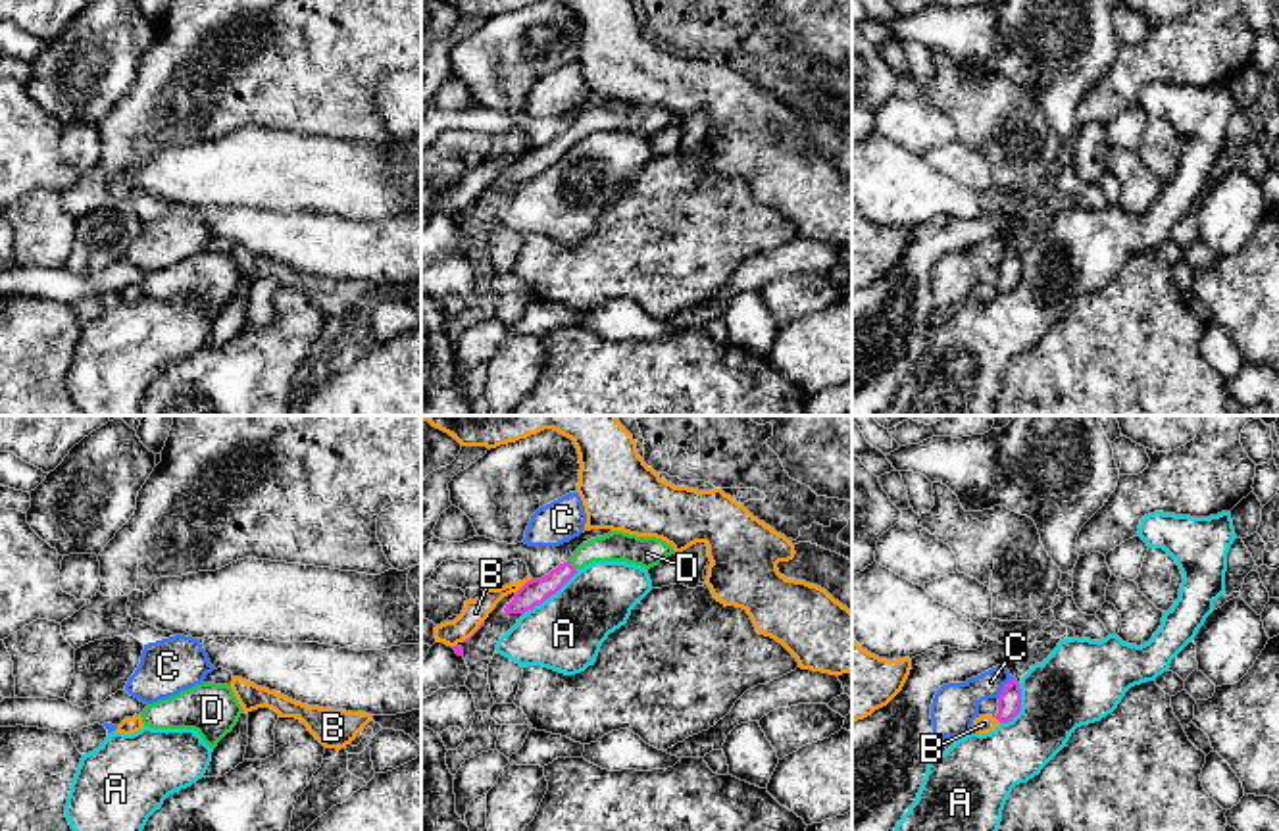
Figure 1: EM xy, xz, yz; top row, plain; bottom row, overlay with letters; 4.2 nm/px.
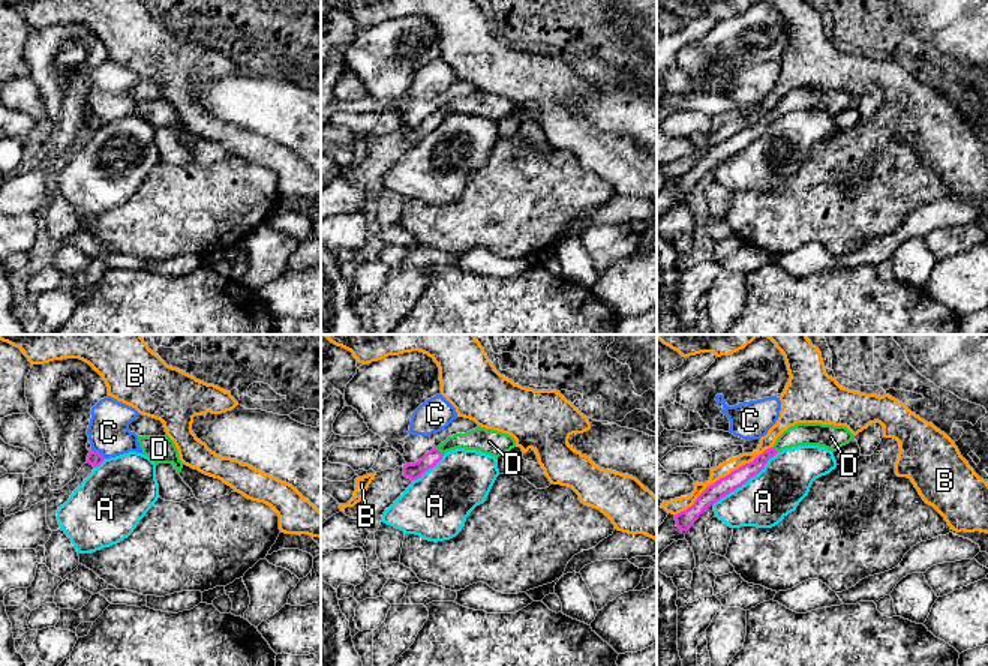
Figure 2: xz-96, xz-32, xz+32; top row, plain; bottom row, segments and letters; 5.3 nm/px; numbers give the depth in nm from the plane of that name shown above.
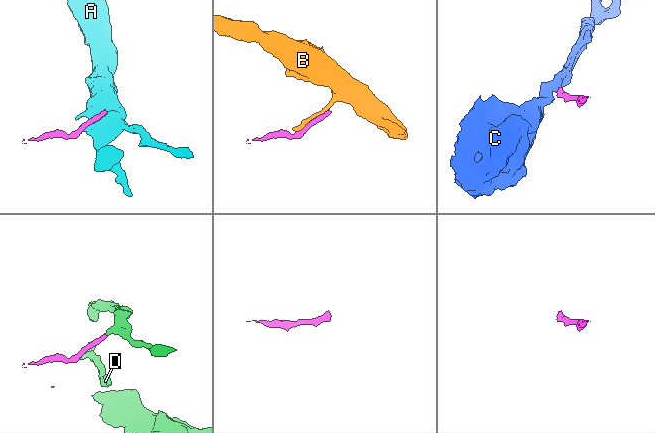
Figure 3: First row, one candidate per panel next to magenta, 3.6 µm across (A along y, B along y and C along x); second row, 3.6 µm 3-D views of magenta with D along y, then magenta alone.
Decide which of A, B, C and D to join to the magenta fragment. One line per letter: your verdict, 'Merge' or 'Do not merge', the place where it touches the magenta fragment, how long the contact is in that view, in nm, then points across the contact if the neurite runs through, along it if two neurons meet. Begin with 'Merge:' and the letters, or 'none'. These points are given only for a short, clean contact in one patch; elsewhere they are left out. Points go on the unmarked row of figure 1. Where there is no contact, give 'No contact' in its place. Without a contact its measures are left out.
Merge: D
A: Do not merge. Touches magenta at xz (551, 164). Shared border 300 nm
B: Do not merge. Touches magenta at xz (524, 154). Shared border 100 nm
C: Do not merge. Touches magenta at yz (1004, 256). Shared border 110 nm. Boundary: yz (1012, 247), (997, 266)
D: Merge. Touches magenta at xz (572, 135). Shared border 60 nm. Path across: xz (535, 160), (552, 152), (572, 135), (591, 120), (614, 116)

